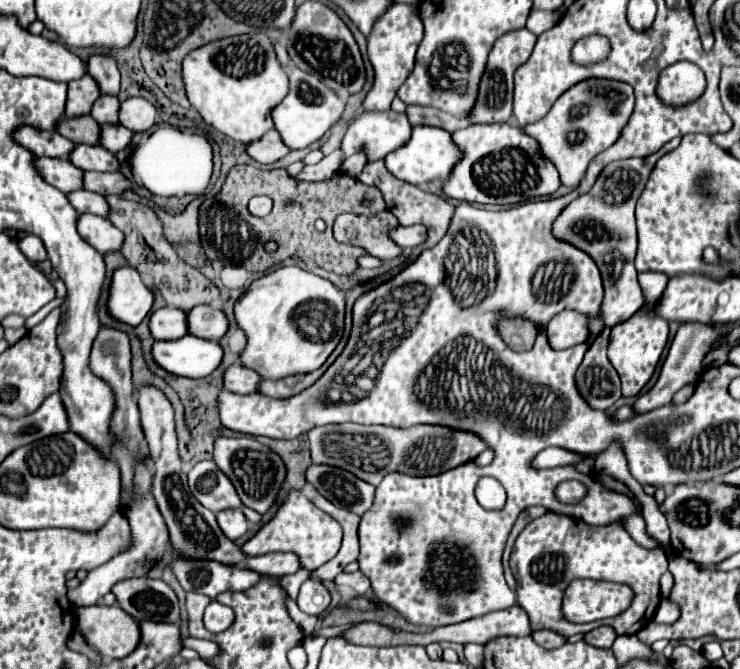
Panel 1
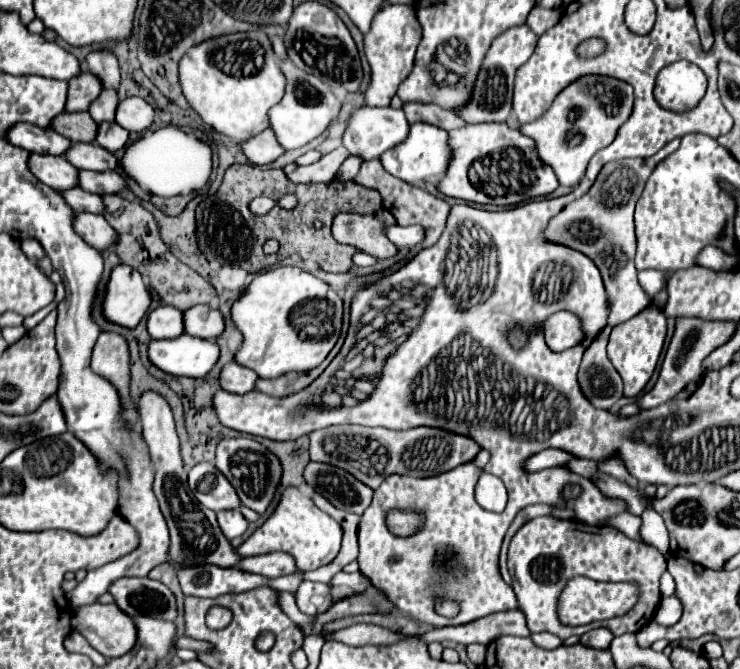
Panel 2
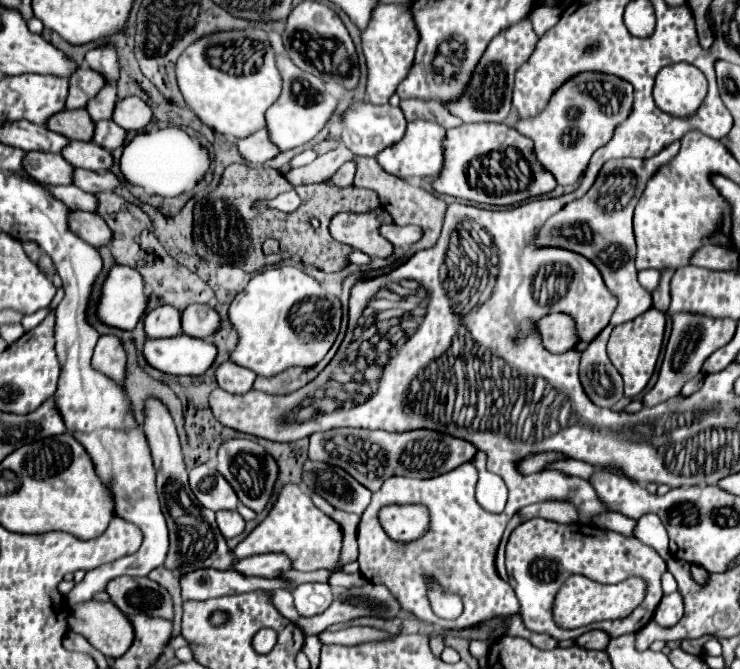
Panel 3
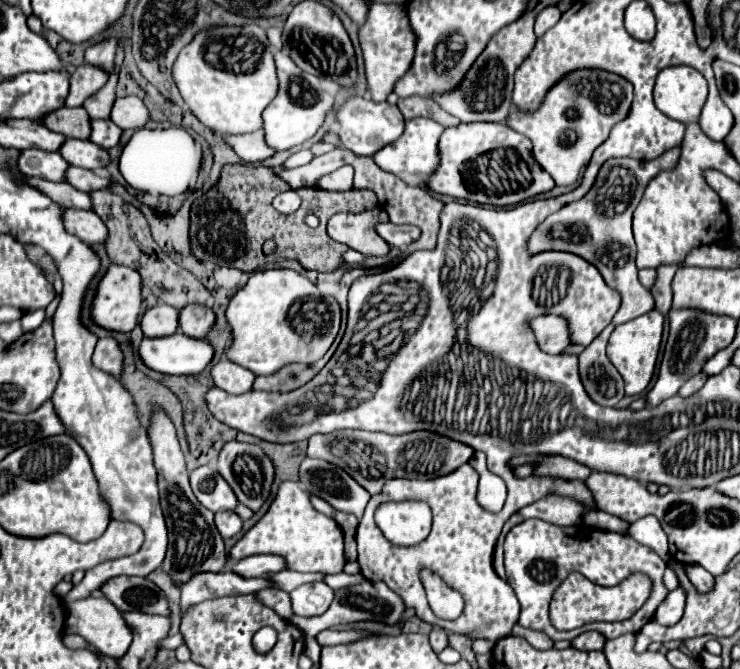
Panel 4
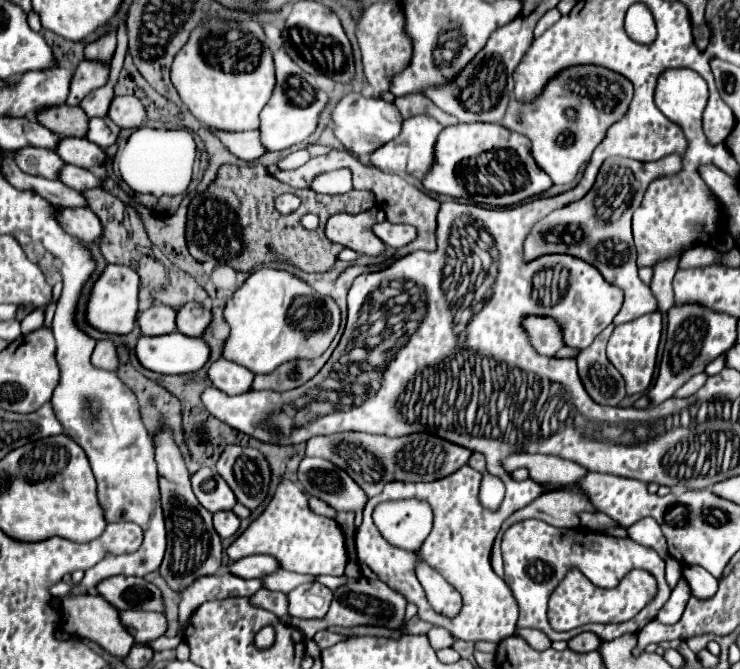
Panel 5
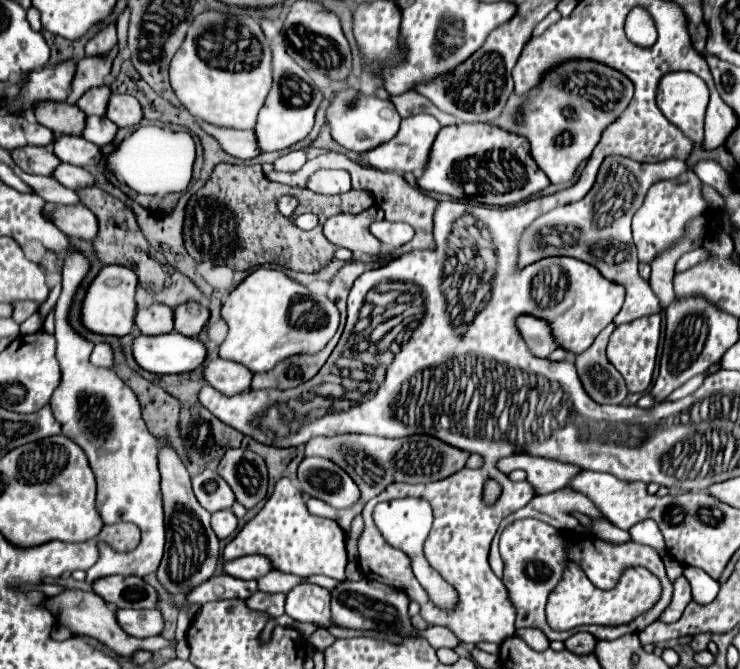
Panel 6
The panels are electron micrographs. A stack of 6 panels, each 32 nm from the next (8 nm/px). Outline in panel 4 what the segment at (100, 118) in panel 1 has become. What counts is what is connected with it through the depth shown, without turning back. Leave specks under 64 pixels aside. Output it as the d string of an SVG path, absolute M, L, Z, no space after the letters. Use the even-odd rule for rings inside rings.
M110 76L106 86L84 102L84 108L92 120L106 120L110 118L110 110L114 102L116 102L116 76Z

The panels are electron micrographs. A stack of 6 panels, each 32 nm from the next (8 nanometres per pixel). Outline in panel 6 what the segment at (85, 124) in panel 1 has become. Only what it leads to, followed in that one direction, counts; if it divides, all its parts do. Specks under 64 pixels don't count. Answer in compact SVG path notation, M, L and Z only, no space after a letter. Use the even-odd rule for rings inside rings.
M68 102L38 104L34 114L36 114L38 124L52 130L56 136L64 136L64 134L82 136L82 132L84 132L86 114Z

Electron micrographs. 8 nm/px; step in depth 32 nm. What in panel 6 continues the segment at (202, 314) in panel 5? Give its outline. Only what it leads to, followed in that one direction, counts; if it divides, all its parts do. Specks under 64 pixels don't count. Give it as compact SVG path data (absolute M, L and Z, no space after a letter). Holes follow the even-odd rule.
M198 302L180 304L174 310L174 330L184 336L198 336L208 324L208 320L210 320L208 308L200 306Z

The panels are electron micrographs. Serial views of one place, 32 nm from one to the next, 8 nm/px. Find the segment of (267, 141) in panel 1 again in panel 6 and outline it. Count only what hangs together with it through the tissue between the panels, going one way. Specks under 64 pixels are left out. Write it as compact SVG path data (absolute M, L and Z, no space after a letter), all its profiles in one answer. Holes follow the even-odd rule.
M200 122L200 126L208 134L212 134L228 154L242 158L242 160L252 160L260 156L254 130L230 130L230 128L218 128L212 124L204 124L204 122Z

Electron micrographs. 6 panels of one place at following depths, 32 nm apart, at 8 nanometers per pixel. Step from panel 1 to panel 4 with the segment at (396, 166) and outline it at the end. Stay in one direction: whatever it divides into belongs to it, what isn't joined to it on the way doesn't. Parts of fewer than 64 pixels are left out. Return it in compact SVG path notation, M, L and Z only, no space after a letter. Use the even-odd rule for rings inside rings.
M428 118L408 120L404 134L396 142L392 142L392 144L384 146L380 152L376 152L374 154L374 162L382 170L386 170L390 174L396 174L396 176L418 176L420 180L426 180L440 166L438 142L440 142L442 132L444 132L444 128L440 124L436 124L434 120L428 120Z

